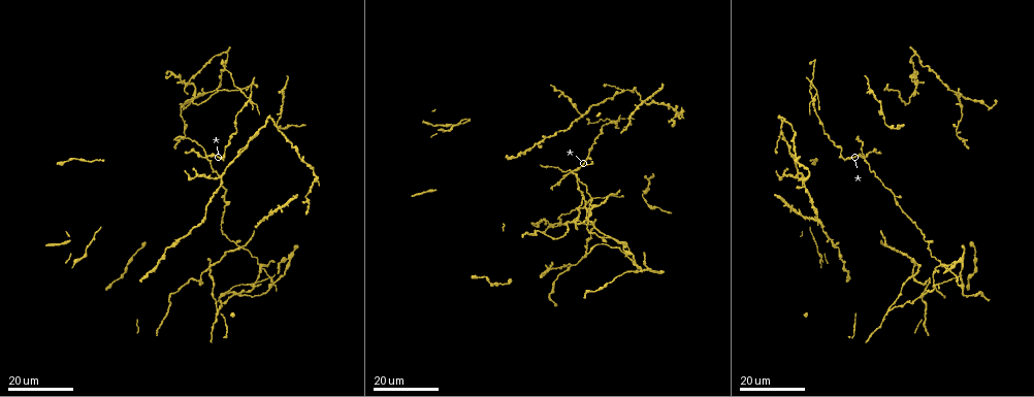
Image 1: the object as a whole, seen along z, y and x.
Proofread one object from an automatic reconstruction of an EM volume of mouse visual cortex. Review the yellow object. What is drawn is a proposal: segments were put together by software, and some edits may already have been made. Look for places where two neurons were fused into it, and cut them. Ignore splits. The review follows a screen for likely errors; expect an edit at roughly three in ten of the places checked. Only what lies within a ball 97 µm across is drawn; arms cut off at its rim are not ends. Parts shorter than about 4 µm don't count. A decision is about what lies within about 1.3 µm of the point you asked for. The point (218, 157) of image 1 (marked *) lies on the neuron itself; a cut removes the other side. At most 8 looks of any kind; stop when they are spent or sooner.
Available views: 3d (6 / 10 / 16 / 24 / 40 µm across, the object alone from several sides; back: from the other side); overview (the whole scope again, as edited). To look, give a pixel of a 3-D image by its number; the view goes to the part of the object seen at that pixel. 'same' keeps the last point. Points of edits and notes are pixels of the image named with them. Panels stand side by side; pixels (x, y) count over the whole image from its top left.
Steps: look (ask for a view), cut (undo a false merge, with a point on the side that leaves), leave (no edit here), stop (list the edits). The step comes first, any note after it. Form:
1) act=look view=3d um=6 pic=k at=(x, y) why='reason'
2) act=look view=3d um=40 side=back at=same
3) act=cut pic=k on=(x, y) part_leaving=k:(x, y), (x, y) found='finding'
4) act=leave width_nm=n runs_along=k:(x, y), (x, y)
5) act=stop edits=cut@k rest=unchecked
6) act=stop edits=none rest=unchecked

act=look view=3d um=24 pic=1 at=(573, 172) why='four-way junction'

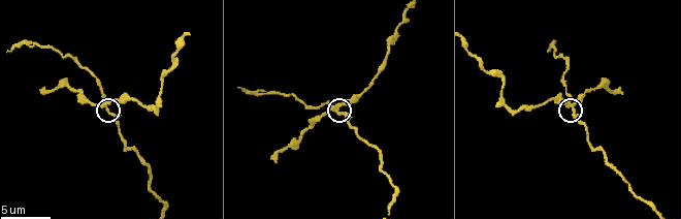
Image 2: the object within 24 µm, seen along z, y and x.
act=look view=3d um=6 pic=2 at=(102, 106)

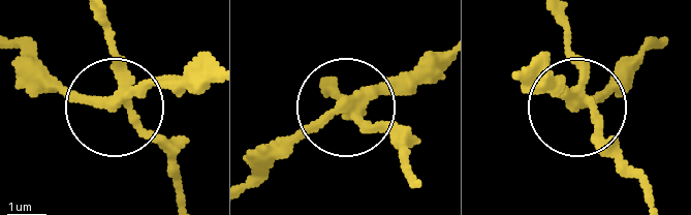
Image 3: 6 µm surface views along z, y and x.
act=cut pic=3 on=(154, 142) arms=4 part_leaving=3:(127, 93), (180, 197) found='a second neuron is stuck on'

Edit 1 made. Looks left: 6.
act=look view=overview why='redraw'

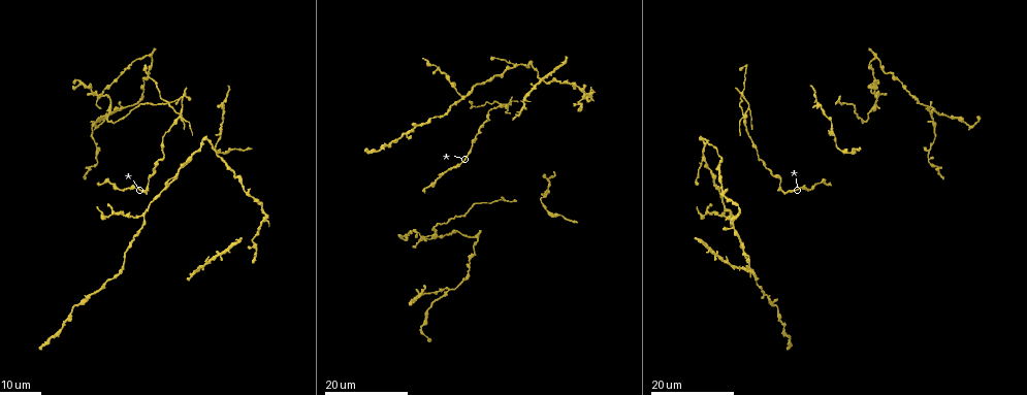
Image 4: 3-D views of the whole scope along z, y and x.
act=look view=3d um=24 pic=4 at=(448, 292) why='four-way junction'

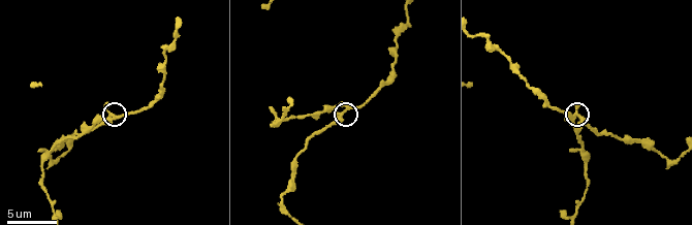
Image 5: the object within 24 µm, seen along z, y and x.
act=look view=3d um=10 pic=5 at=(345, 112)

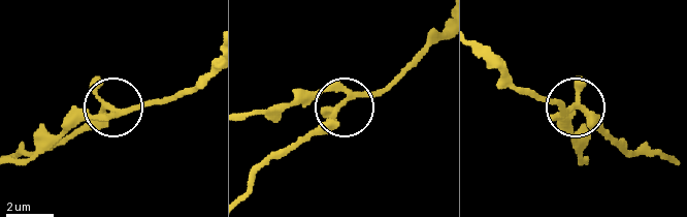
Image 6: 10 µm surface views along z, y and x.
act=leave arms=4 runs_along=6:(491, 57), (521, 88), (562, 110), (580, 106), (608, 131) found='all the same neuron'

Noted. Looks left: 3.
act=look view=3d um=16 pic=4 at=(507, 106) why='four or more arms meet'

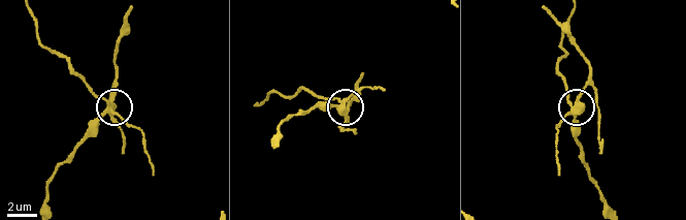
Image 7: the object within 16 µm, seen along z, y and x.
act=look view=3d um=6 pic=7 at=(571, 112) why='zoom in'

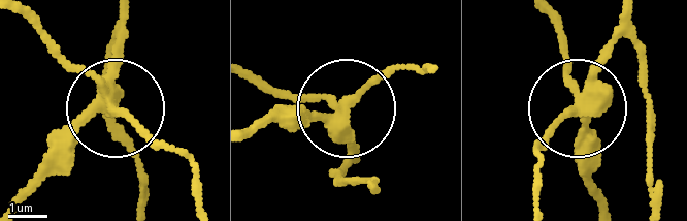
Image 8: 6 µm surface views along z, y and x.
act=cut pic=8 on=(68, 71) part_leaving=8:(111, 99), (26, 14) found='two neurons meet here'

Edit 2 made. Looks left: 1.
act=stop edits=cut@3,cut@8 rest=unchecked

